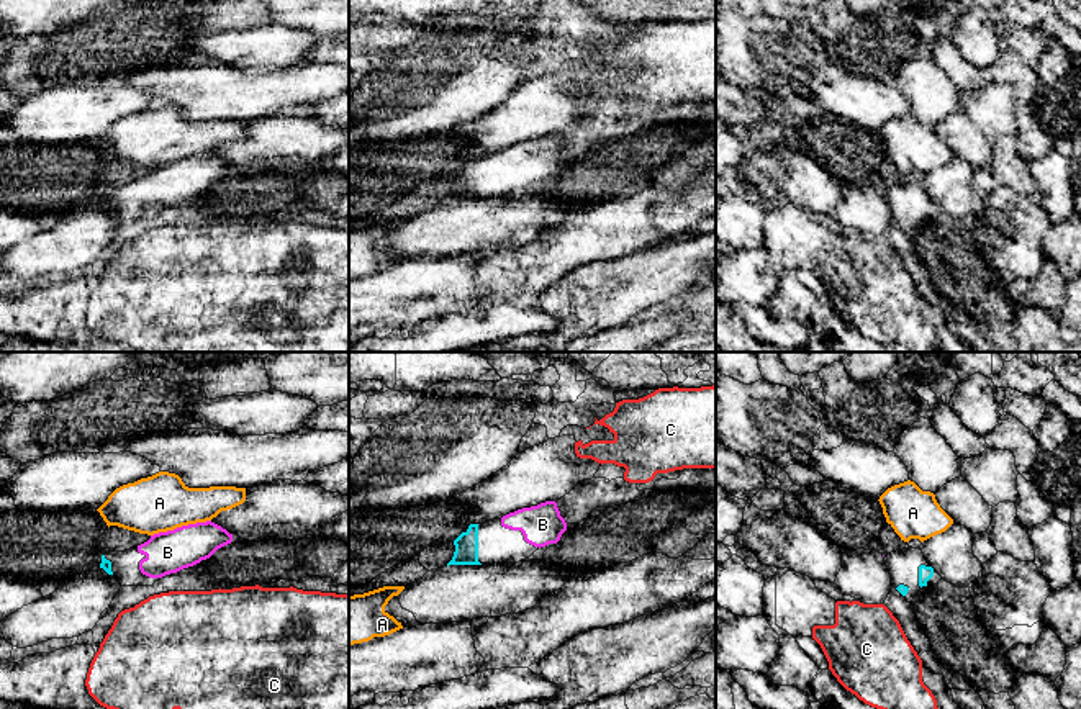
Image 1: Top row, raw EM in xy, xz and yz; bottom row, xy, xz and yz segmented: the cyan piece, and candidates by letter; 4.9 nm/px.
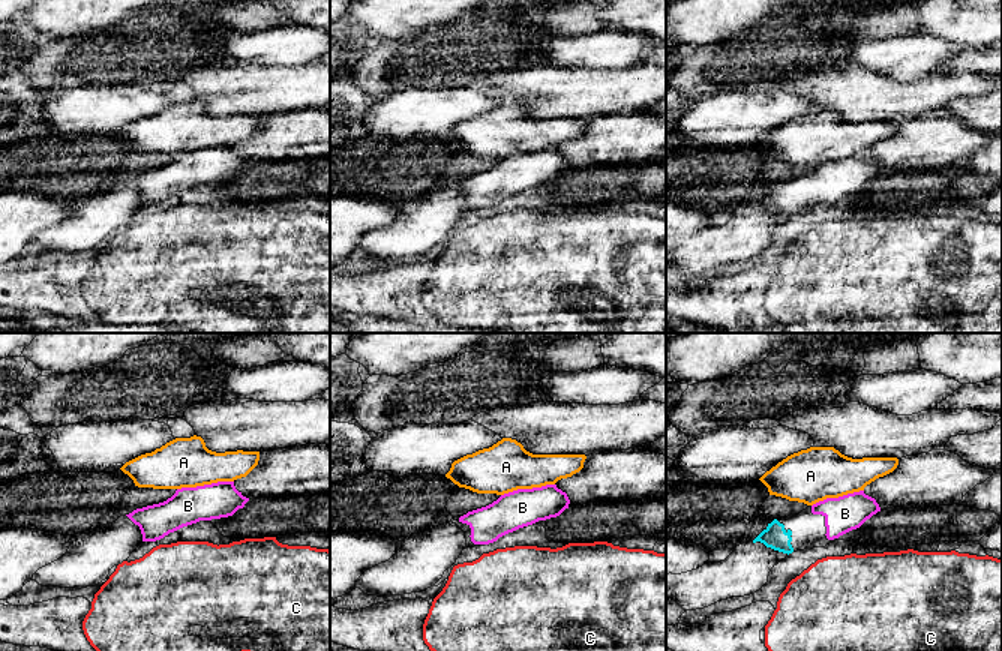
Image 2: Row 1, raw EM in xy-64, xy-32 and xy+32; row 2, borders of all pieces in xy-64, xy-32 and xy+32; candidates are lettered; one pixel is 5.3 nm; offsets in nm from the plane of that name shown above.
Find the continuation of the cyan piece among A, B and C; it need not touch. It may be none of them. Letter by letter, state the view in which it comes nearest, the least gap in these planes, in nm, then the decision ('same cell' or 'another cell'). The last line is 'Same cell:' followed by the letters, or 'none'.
A: nearest in yz; 120 nm apart; another cell
B: nearest in xz; 120 nm apart; same cell
C: nearest in yz; 100 nm apart; another cell
Same cell: B

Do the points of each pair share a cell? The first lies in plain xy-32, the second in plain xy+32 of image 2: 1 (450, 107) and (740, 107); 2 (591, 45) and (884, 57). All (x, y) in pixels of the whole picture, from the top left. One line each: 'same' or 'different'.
1: same
2: same

